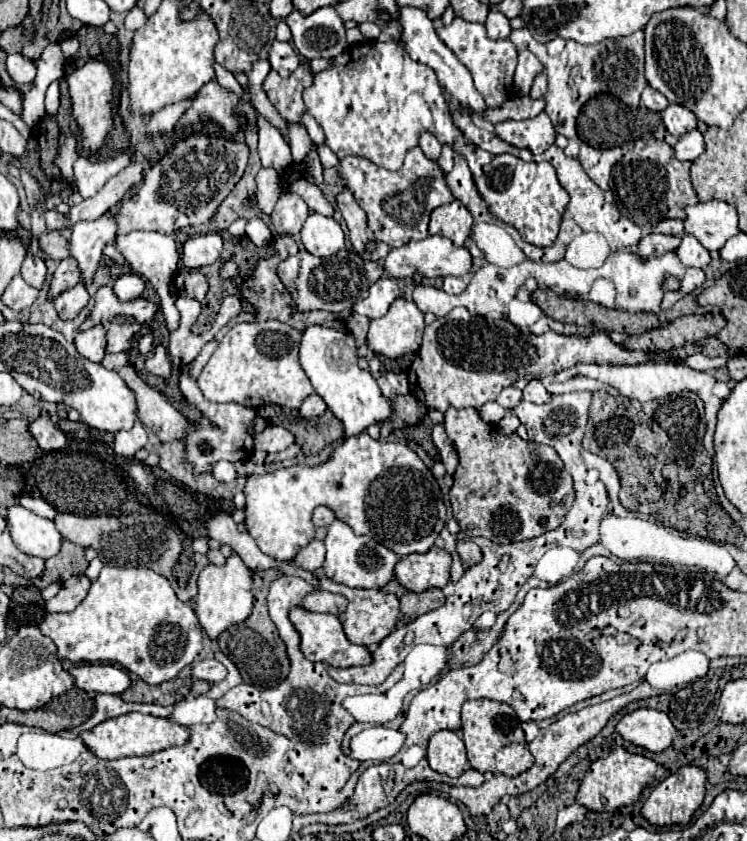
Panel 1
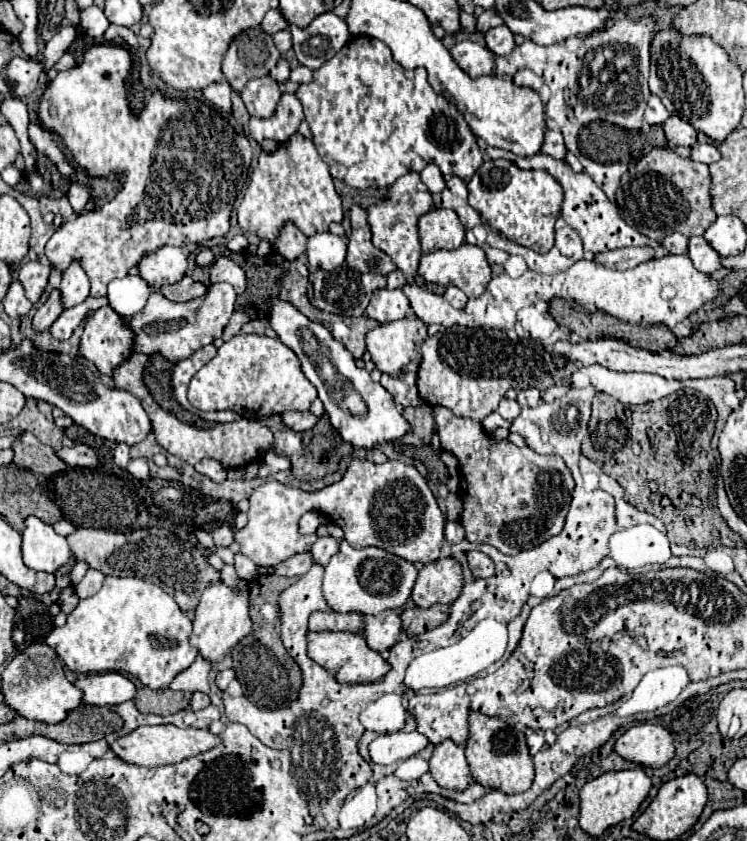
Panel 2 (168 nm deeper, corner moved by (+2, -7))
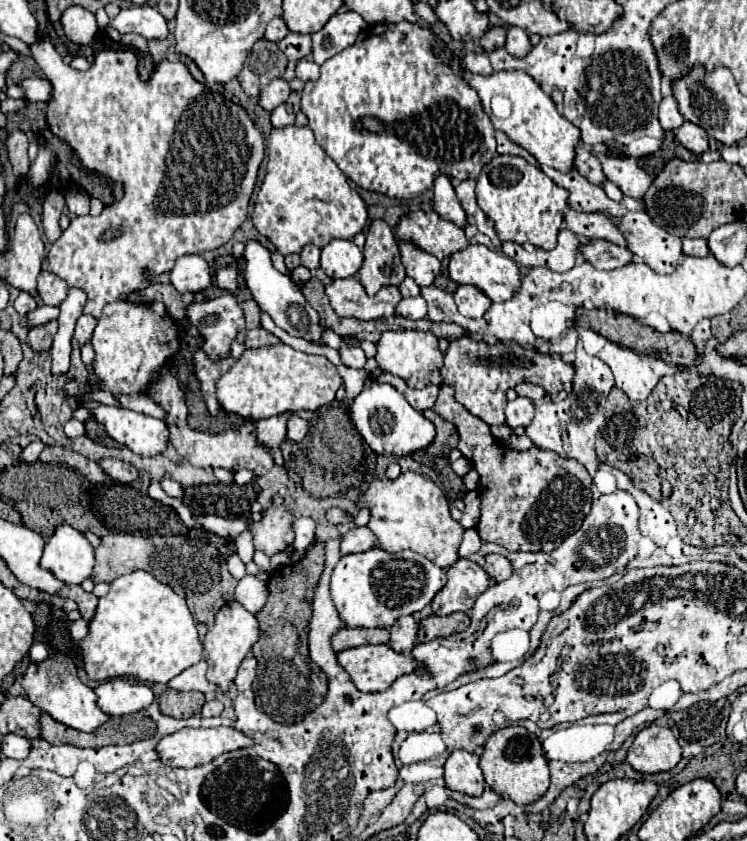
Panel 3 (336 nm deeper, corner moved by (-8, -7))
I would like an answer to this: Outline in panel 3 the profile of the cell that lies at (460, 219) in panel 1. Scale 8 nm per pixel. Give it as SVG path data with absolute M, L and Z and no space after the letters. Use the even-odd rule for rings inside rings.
M415 211L401 215L395 227L399 241L409 241L437 259L451 257L469 245L465 231L451 221L441 219L435 211Z

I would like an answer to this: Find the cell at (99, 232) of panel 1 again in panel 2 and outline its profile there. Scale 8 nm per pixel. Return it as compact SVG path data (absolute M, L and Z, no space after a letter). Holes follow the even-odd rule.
M73 261L63 271L63 281L61 281L59 289L61 289L65 309L81 303L89 295L89 277L85 275L83 267L77 261Z

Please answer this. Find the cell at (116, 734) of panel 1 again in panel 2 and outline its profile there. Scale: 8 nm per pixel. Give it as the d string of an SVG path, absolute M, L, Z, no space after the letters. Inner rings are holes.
M145 725L145 727L137 727L137 731L131 731L123 737L117 737L115 741L111 741L109 749L125 763L141 765L141 767L159 767L159 765L179 763L187 757L209 751L219 743L221 743L219 737L213 735L209 729L195 729L195 727L179 729L175 725Z

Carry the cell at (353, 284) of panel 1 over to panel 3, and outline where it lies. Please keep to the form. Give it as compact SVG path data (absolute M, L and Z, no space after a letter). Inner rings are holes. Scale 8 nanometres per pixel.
M355 277L335 279L325 289L325 293L331 301L333 311L339 317L355 317L355 319L365 319L365 321L393 317L399 299L403 299L397 287L383 287L371 299Z

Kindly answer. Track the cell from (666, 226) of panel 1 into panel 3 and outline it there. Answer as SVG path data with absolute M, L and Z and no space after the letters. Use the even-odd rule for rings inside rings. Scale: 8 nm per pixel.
M683 239L683 253L693 257L707 257L711 255L705 239Z

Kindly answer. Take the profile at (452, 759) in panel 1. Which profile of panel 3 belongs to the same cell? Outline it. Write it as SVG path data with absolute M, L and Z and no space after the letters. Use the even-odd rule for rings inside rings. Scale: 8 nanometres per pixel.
M463 749L453 751L445 763L445 783L451 791L479 797L485 789L483 773L479 769L479 757Z

